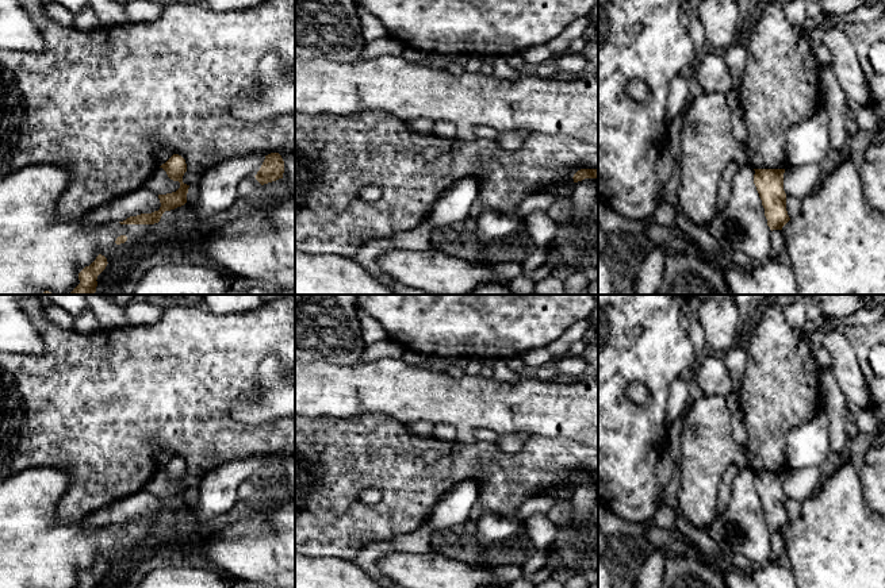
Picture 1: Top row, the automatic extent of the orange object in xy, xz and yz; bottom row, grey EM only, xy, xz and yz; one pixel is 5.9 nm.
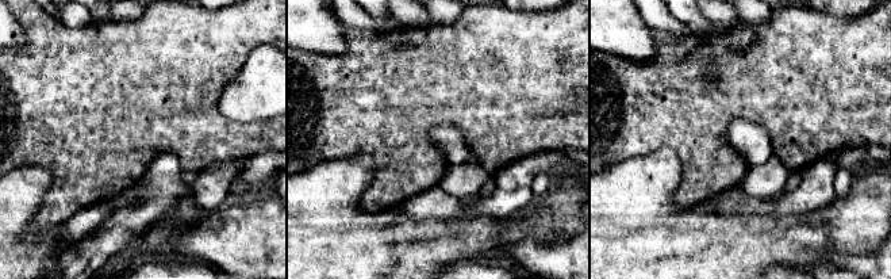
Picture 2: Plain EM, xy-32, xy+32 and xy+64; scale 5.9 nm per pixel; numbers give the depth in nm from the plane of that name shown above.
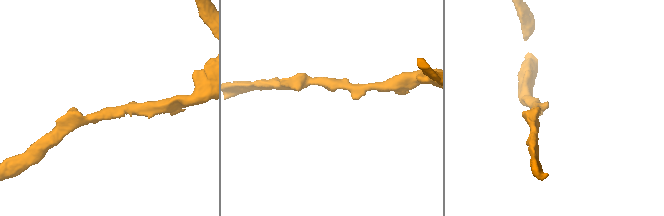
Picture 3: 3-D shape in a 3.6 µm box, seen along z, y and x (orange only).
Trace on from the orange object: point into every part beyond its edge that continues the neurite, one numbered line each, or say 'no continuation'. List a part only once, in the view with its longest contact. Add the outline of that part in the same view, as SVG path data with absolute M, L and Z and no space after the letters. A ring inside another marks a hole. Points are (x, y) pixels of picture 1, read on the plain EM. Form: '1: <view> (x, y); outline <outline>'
no continuation

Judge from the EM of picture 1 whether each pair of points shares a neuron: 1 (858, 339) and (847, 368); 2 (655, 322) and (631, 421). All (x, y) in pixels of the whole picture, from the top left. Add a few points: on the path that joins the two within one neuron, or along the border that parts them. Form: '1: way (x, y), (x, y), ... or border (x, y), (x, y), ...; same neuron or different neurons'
1: border (843, 333), (855, 353), (865, 379); different neurons
2: way (656, 348), (656, 399); same neuron

